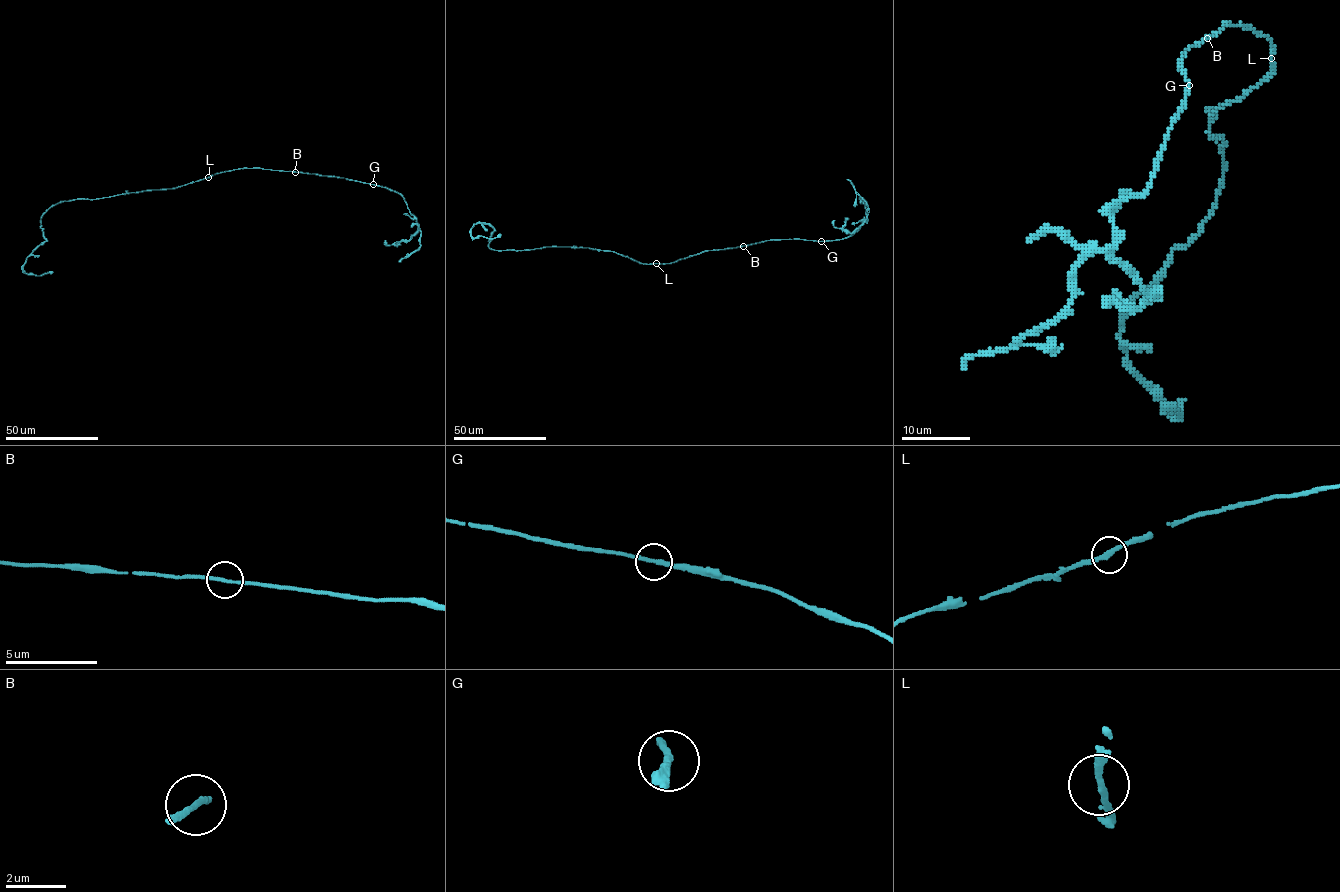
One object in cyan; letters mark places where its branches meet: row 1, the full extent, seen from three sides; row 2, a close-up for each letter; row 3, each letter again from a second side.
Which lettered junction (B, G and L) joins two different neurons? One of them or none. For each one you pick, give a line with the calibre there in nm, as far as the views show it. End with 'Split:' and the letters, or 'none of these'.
Split: none of these

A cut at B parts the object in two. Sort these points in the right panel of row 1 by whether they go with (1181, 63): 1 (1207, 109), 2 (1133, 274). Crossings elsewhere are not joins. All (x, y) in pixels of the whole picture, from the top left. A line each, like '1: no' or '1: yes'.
1: no
2: yes

